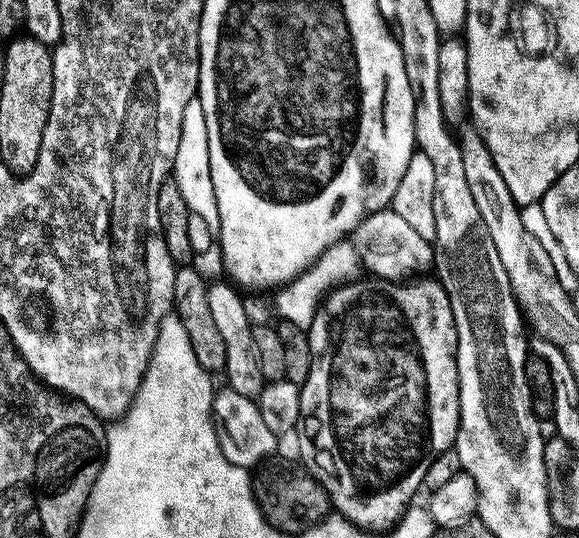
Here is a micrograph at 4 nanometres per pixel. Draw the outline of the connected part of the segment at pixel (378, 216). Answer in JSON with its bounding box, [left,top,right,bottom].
[350,207,434,282]

